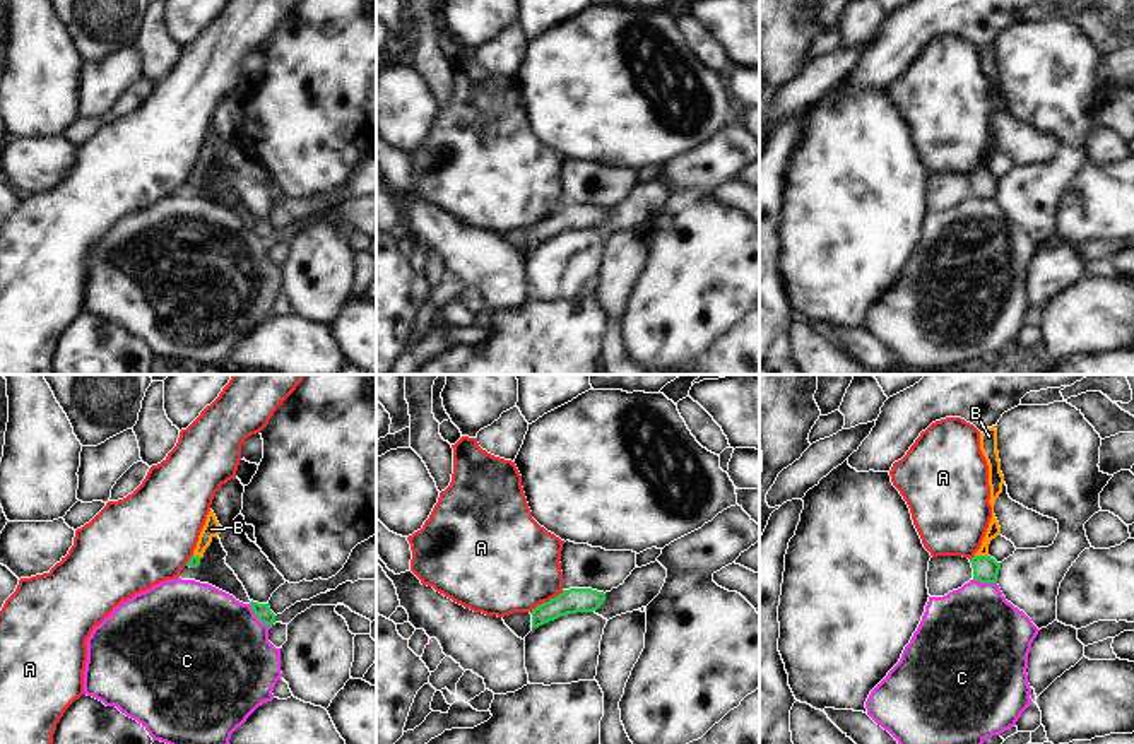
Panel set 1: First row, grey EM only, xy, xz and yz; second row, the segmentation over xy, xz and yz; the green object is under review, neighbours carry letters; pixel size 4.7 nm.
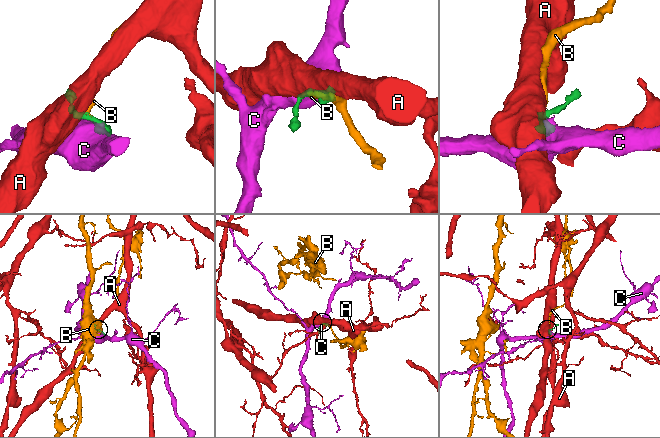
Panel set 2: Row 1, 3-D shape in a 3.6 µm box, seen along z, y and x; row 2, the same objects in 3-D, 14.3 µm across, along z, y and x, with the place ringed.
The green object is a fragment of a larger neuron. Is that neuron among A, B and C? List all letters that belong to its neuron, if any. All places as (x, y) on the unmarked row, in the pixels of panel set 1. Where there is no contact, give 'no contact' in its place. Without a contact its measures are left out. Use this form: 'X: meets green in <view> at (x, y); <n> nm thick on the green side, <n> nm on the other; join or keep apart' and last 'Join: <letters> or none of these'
A: meets green in xz at (546, 219); 120 nm thick on the green side, 460 nm on the other; keep apart
B: meets green in yz at (982, 173); 120 nm thick on the green side, 60 nm on the other; join
C: meets green in xy at (257, 233); 80 nm thick on the green side, 500 nm on the other; keep apart
Join: B

